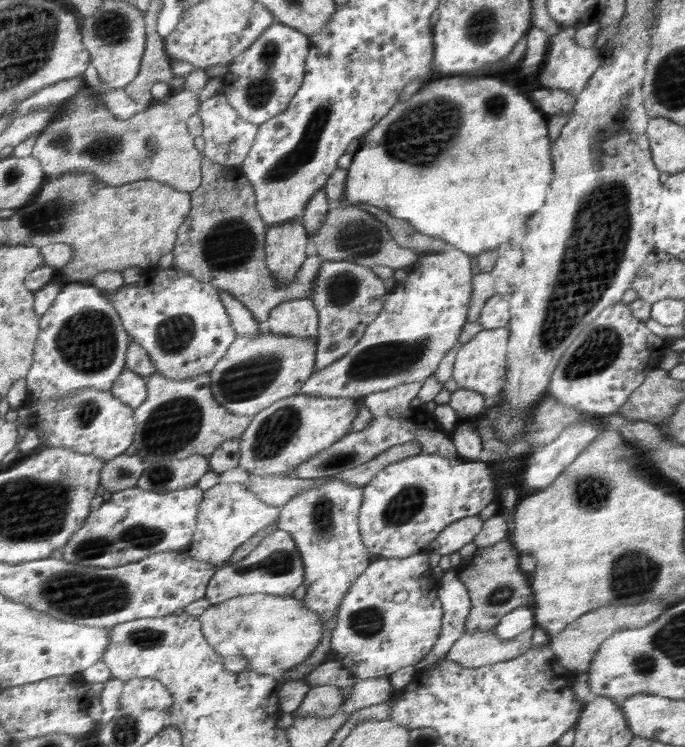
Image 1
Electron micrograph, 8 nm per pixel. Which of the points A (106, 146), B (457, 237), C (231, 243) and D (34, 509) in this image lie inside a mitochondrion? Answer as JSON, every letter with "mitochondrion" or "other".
{"A":"mitochondrion","B":"other","C":"mitochondrion","D":"mitochondrion"}

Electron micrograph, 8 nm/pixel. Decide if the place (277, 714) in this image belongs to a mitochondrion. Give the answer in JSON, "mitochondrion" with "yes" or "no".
{"mitochondrion":"no"}

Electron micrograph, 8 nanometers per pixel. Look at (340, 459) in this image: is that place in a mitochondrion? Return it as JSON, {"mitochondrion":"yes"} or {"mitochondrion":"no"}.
{"mitochondrion":"yes"}

